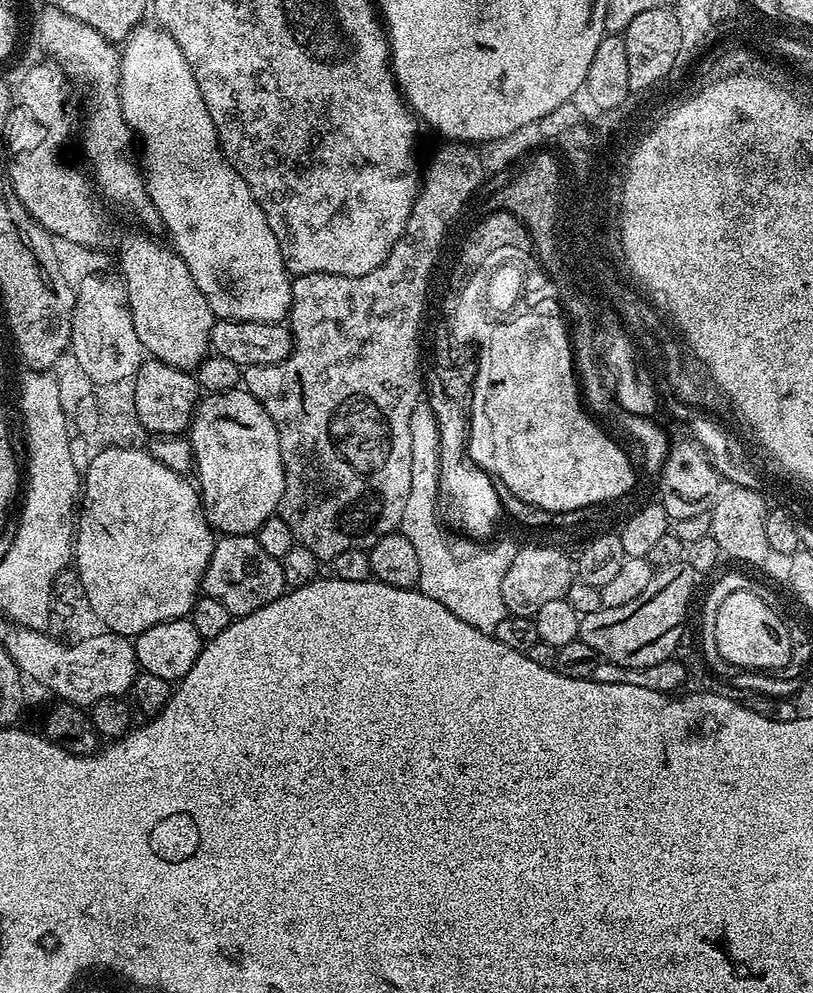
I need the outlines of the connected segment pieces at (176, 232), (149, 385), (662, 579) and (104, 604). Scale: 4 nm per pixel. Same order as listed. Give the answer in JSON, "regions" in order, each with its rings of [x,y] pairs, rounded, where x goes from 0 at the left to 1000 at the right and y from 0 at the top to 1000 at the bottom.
{"regions":[[[[173,23],[171,28],[151,41],[150,51],[148,52],[148,110],[153,116],[153,121],[162,130],[166,140],[177,148],[177,161],[175,157],[175,172],[182,191],[182,199],[197,217],[197,226],[199,230],[212,237],[210,245],[214,247],[214,253],[221,257],[224,264],[234,272],[244,292],[248,292],[248,300],[258,308],[262,319],[266,322],[296,322],[298,324],[327,324],[328,326],[346,325],[354,317],[354,311],[359,309],[359,282],[357,275],[349,268],[347,252],[342,248],[342,240],[337,240],[337,232],[332,232],[332,224],[327,224],[327,216],[322,216],[322,207],[308,195],[308,187],[285,169],[285,164],[276,158],[276,153],[271,150],[271,144],[266,138],[263,127],[258,123],[258,115],[253,111],[253,103],[248,103],[248,95],[244,91],[244,85],[239,83],[239,77],[219,42],[200,28],[188,26],[186,23]]],[[[182,361],[172,368],[160,392],[167,396],[170,421],[178,436],[187,439],[221,439],[232,434],[244,410],[244,388],[235,374]]],[[[838,566],[811,573],[804,584],[806,591],[780,602],[780,606],[770,606],[770,610],[740,610],[731,614],[731,618],[713,621],[711,642],[733,656],[739,666],[771,673],[793,673],[830,658],[827,656],[836,649],[835,632],[846,620],[859,578],[845,566]]],[[[134,449],[125,453],[109,467],[105,476],[106,491],[105,502],[108,508],[101,518],[101,534],[98,535],[98,577],[101,587],[108,588],[108,600],[111,610],[118,612],[114,621],[128,628],[127,631],[134,636],[143,636],[148,640],[166,642],[173,636],[185,634],[194,626],[205,624],[219,624],[230,621],[236,611],[241,609],[244,597],[251,586],[251,575],[261,561],[261,549],[263,547],[263,533],[256,527],[256,521],[251,519],[247,501],[242,492],[225,478],[209,473],[197,463],[192,463],[181,454],[167,449]]]]}

